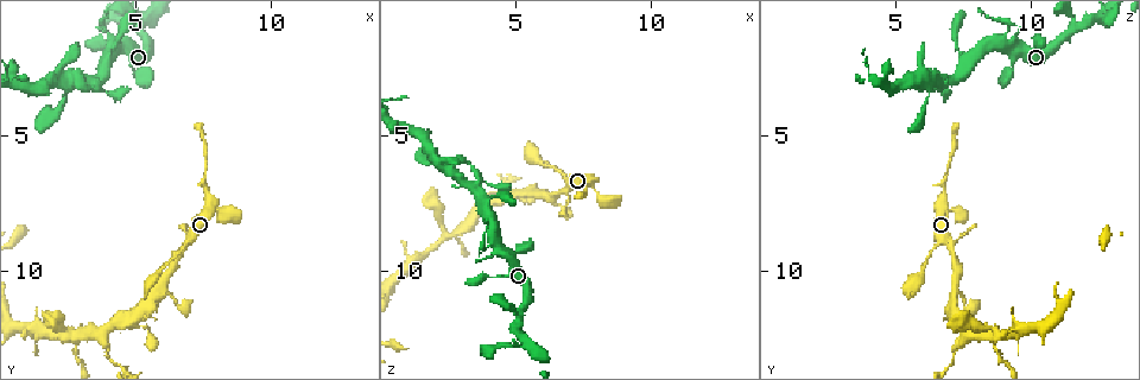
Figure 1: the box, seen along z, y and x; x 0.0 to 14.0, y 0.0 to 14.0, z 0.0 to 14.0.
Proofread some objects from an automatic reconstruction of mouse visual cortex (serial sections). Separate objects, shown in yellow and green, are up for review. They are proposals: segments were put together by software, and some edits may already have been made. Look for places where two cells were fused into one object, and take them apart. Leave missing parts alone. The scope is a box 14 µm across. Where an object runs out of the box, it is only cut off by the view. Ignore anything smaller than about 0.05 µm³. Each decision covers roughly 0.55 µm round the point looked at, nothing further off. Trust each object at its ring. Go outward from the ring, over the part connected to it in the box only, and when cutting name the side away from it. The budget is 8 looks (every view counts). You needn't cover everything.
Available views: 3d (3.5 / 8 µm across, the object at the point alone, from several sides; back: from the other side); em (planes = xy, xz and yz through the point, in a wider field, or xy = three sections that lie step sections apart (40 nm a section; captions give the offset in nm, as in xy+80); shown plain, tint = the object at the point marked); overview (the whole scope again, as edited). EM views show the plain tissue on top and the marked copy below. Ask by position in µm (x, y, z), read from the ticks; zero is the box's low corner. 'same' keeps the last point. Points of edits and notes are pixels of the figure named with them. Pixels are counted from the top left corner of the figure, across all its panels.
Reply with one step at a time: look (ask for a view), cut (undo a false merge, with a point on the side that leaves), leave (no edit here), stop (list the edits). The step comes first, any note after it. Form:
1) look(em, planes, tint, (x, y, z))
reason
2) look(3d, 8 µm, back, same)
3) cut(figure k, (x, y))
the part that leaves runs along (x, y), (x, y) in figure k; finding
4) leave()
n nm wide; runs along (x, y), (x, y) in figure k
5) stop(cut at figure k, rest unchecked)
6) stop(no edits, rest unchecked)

look(3d, 3.5 µm, back, (7.7, 7.4, 6.8))

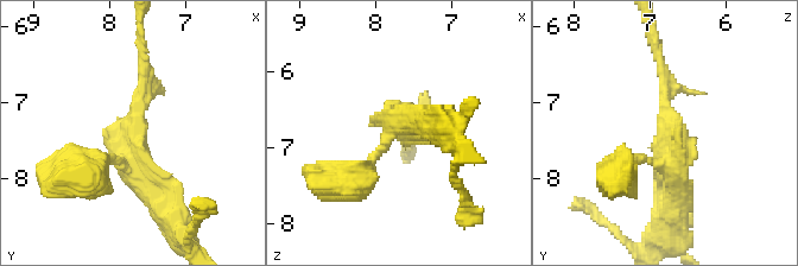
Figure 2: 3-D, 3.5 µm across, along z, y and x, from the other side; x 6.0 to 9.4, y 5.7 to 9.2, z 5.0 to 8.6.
look(em, planes, tint, (7.65, 7.30, 6.75))

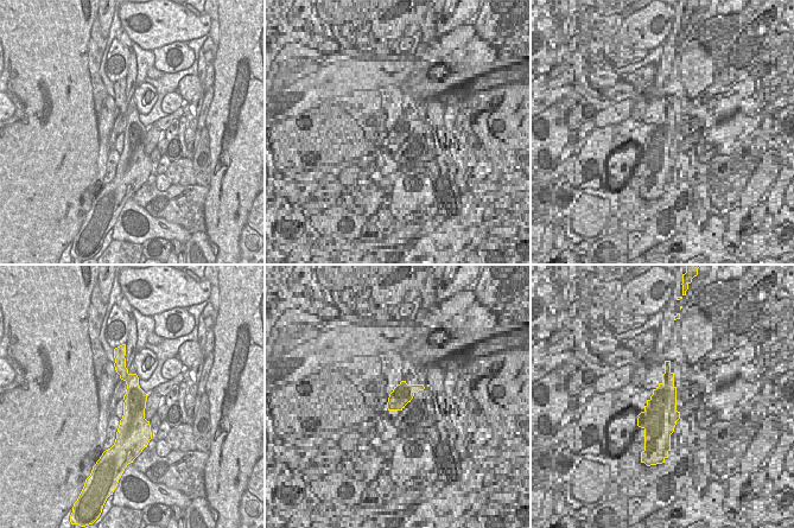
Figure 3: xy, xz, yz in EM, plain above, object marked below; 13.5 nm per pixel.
leave()
runs along (675, 200), (666, 78), (657, 50) in figure 2; continuous, no second cell

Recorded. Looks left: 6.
look(3d, 3.5 µm, (4.1, 13.0, 7.3))
sudden change in width

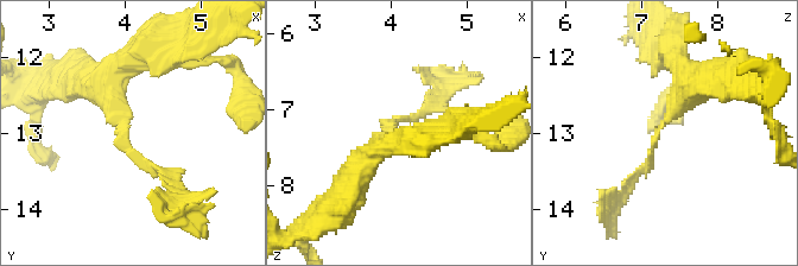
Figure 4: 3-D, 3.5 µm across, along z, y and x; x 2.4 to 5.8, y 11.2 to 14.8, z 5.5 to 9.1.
look(em, xy, step 5, tint, (4.05, 13.00, 7.25))
need the tissue

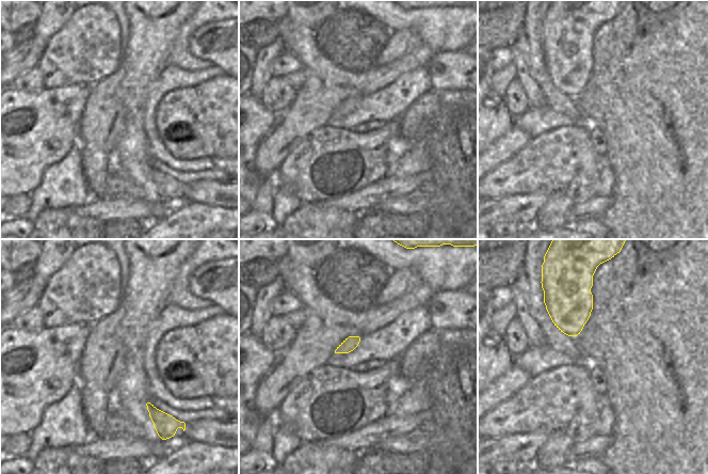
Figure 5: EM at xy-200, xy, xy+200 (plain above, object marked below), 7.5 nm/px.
leave()
arms of 100, 300 nm; runs along (118, 69), (122, 135), (169, 182) in figure 4; continuous, no second cell

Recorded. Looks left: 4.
look(3d, 3.5 µm, (2.6, 12.2, 8.6))
looks like a crossing

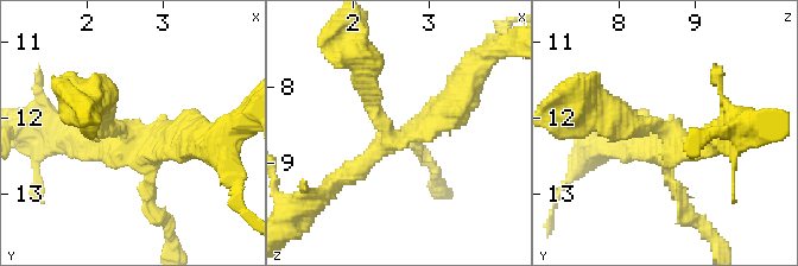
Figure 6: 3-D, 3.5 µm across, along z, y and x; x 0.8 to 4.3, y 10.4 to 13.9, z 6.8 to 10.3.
look(em, xy, step 2, tint, (2.50, 12.25, 8.65))
now the EM

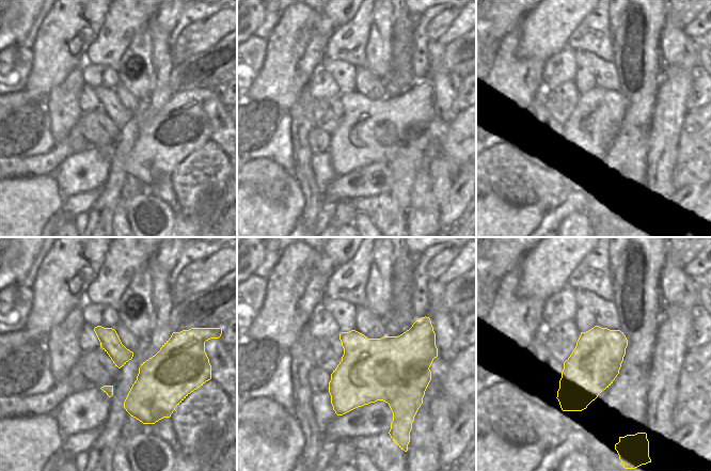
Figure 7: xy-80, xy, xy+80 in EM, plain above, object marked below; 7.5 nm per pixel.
leave()
arms of 150, 250, 250, 400 nm; runs along (455, 101), (334, 185) in figure 6; all the same cell

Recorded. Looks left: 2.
look(3d, 3.5 µm, (2.6, 2.9, 6.2))

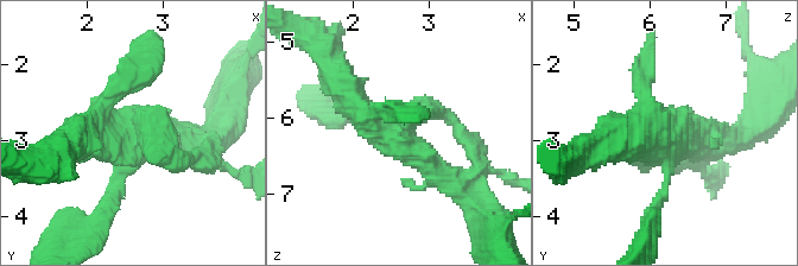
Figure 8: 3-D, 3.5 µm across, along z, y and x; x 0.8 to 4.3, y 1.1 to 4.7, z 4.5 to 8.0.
look(em, planes, tint, (2.55, 2.95, 6.30))
now the EM

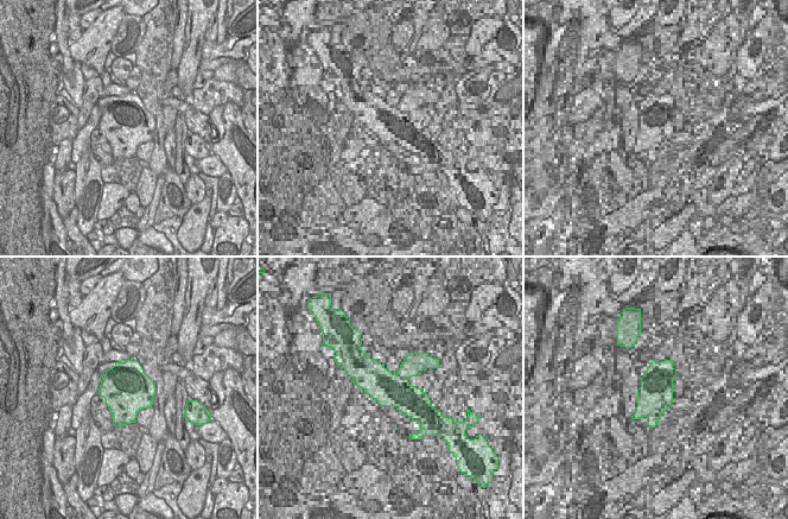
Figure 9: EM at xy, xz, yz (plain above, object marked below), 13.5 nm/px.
leave()
runs along (462, 189), (371, 122), (341, 82) in figure 8; one cell here

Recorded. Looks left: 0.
stop(no edits, rest unchecked)

